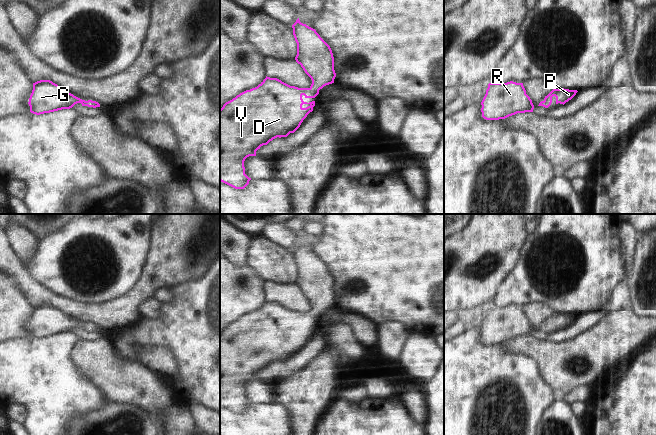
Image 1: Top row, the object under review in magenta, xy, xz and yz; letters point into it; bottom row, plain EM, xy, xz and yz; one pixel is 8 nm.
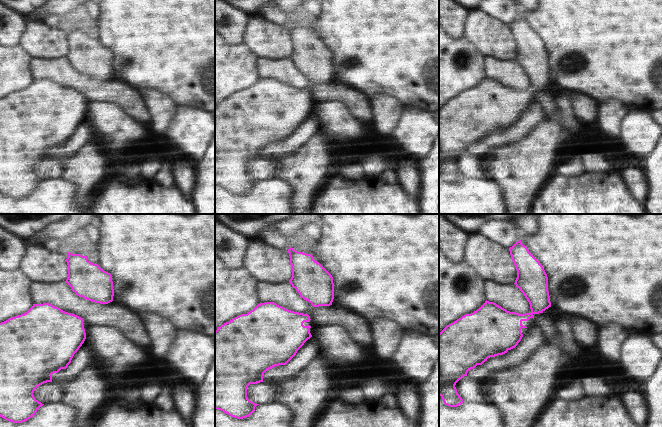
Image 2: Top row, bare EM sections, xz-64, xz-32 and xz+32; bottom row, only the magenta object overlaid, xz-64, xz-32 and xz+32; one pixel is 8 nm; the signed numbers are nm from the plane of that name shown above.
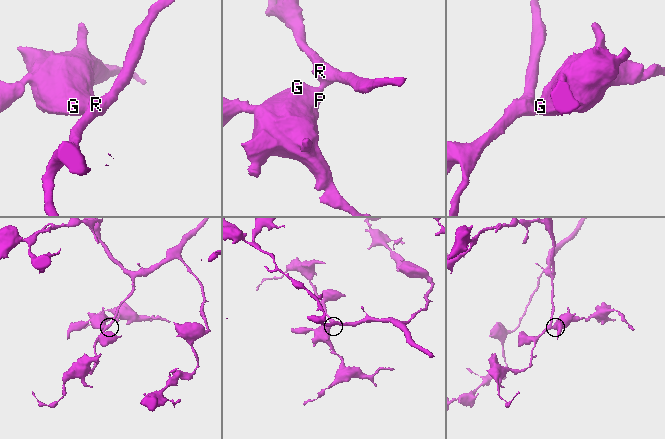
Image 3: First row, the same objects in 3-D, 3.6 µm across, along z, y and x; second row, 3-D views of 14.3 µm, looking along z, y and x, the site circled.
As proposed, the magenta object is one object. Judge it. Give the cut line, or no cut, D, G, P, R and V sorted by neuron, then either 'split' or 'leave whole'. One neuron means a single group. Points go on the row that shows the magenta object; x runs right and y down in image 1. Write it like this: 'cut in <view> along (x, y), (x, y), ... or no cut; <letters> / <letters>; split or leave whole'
no cut; D G P R V; leave whole

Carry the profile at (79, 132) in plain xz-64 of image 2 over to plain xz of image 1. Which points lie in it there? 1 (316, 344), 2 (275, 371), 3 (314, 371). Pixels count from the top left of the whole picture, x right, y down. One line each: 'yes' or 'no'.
1: yes
2: yes
3: no

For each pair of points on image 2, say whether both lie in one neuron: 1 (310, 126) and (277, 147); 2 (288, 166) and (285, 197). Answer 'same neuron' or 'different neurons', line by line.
1: same neuron
2: different neurons

